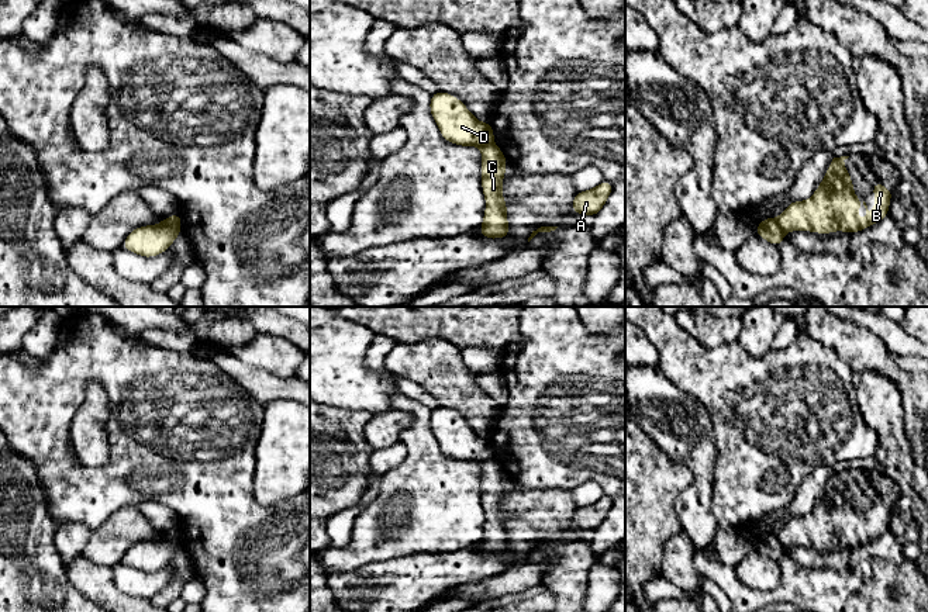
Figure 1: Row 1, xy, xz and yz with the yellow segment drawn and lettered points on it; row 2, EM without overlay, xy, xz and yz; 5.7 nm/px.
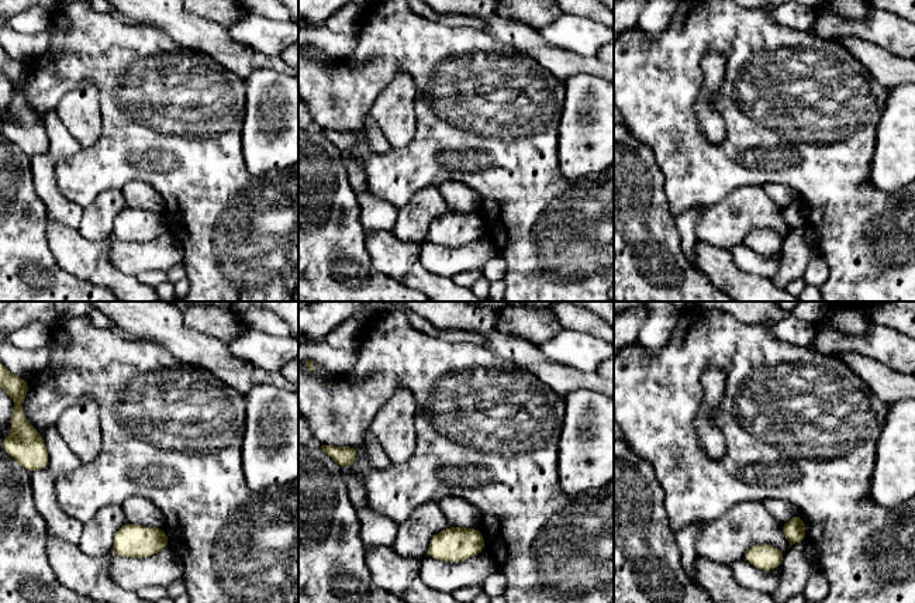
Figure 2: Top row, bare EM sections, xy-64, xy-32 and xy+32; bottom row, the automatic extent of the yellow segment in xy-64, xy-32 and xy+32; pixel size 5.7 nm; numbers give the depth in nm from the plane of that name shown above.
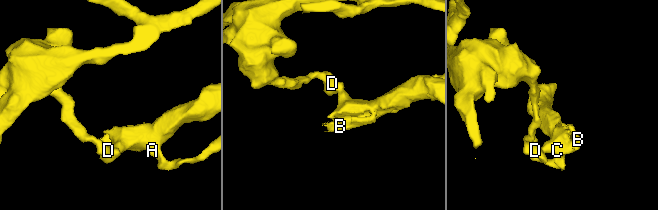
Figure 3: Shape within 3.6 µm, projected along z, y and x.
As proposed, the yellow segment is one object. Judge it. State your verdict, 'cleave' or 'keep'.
cleave

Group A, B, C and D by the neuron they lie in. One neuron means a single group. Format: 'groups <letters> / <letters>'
groups A B C / D

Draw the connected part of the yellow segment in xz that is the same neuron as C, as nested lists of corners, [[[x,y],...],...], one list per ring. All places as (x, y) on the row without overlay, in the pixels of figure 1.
[[[491,459],[482,466],[482,505],[486,514],[486,523],[480,549],[489,554],[507,553],[510,542],[508,526],[504,523],[508,516],[503,515],[503,495],[507,485],[506,470]]]

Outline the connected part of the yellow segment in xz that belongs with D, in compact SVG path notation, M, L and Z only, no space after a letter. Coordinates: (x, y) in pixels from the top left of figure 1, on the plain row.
M437 407L431 411L429 426L446 457L476 463L494 459L491 439L475 433L456 411Z

